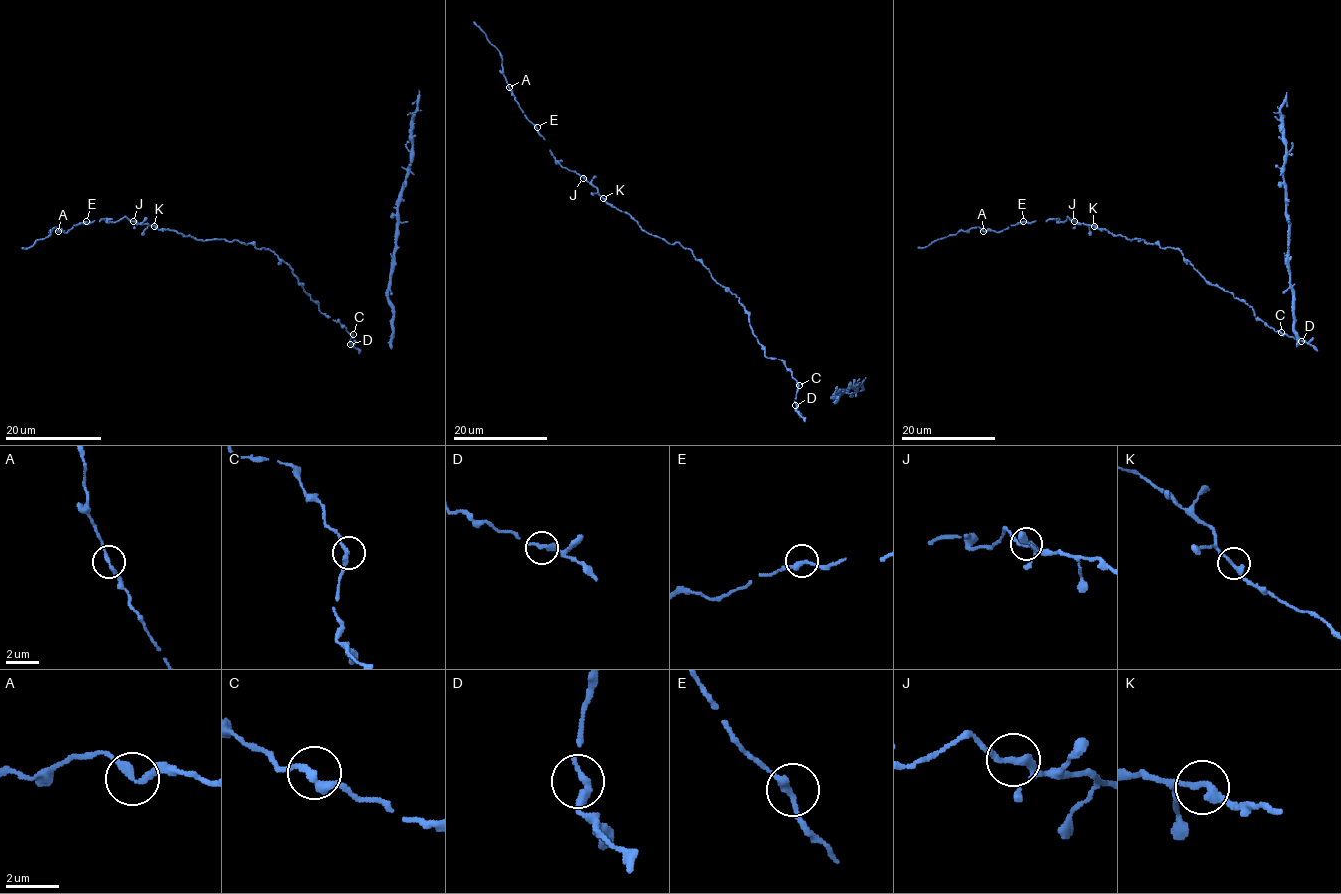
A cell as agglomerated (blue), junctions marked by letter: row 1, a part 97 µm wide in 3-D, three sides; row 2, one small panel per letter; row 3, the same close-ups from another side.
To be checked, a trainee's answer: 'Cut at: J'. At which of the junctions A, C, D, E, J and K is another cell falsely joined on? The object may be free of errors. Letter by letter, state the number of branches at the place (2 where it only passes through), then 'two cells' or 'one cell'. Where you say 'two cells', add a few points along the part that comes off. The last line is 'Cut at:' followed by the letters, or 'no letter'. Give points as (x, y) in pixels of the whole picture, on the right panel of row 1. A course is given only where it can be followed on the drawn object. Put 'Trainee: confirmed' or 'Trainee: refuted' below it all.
A: branches 2; one cell
C: branches 2; one cell
D: branches 2; one cell
E: branches 2; one cell
J: branches 2; one cell
K: branches 2; one cell
Cut at: no letter
Trainee: refuted

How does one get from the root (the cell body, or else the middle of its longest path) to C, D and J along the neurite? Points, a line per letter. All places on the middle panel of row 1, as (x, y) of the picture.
C: (746, 311), (749, 326), (764, 355), (780, 359), (799, 385)
D: (746, 311), (749, 326), (764, 355), (780, 359), (795, 379), (795, 405)
J: (746, 311), (739, 298), (714, 279), (690, 250), (645, 232), (583, 178)

